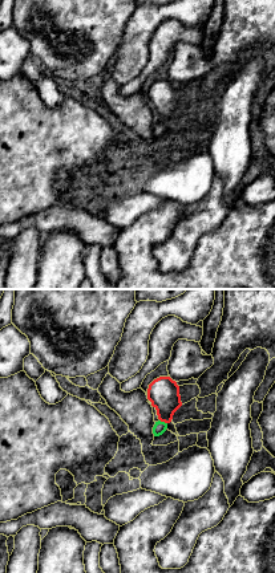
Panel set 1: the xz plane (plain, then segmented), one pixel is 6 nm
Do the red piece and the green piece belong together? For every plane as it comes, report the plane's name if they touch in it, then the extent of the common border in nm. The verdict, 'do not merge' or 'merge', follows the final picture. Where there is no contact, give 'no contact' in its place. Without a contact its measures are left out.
contact in xz; length 50 nm

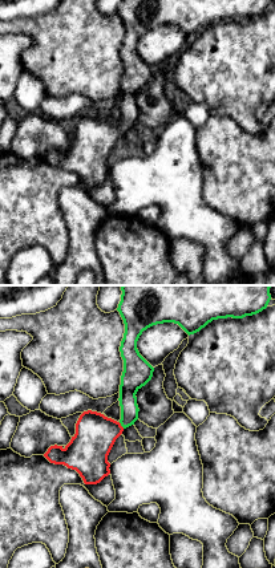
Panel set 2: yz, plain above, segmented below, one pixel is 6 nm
contact in yz; length 50 nm

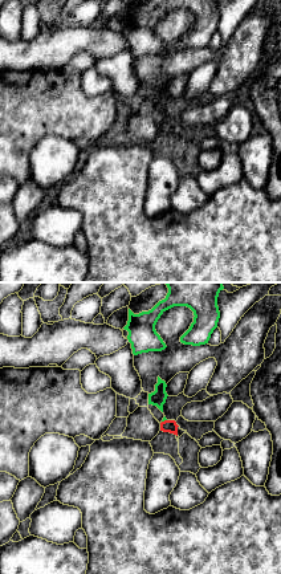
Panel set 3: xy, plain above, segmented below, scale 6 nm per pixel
contact in xy; length 40 nm

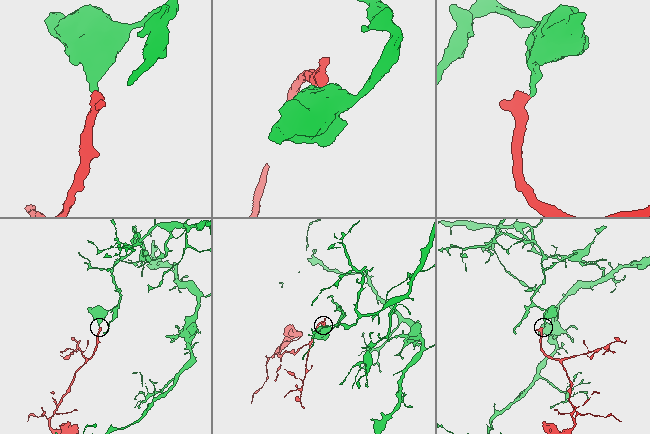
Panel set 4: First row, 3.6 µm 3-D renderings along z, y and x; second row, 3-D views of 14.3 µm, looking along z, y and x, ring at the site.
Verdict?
merge

